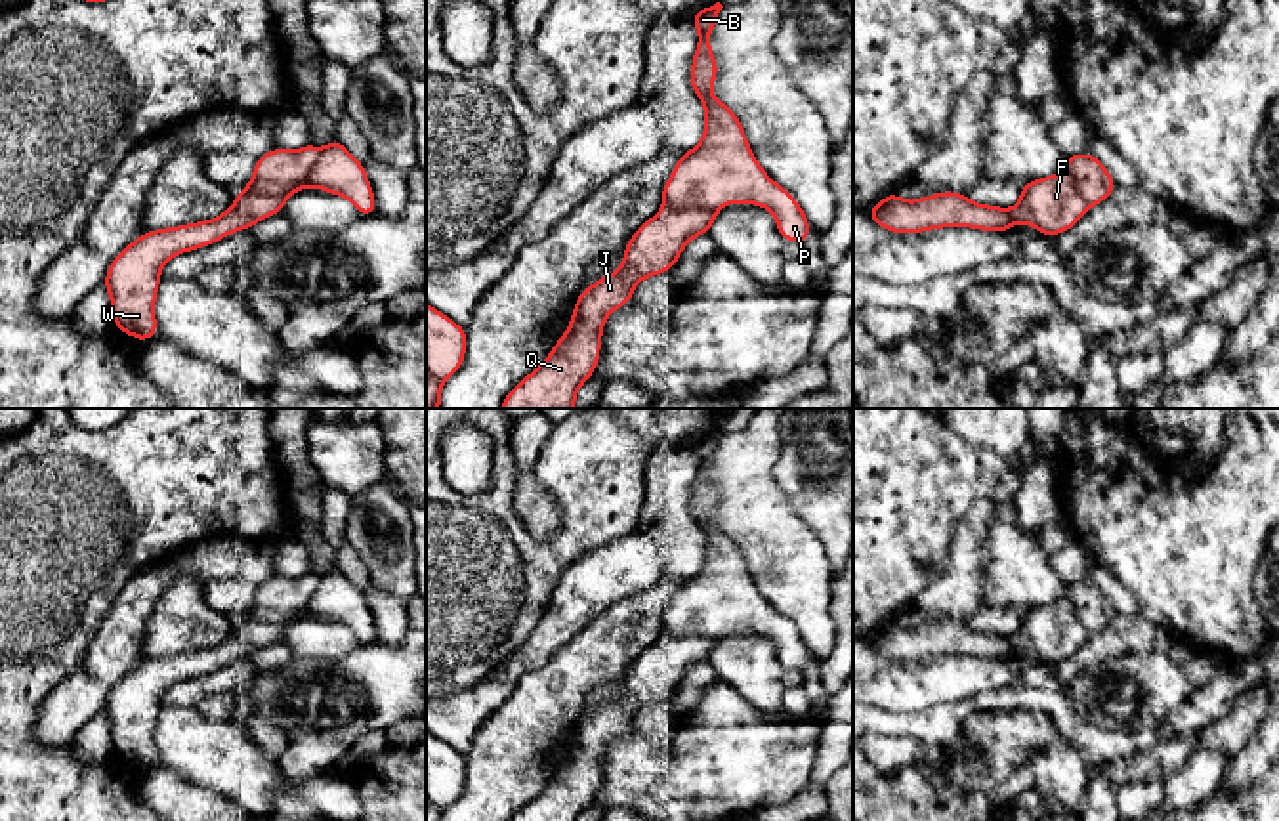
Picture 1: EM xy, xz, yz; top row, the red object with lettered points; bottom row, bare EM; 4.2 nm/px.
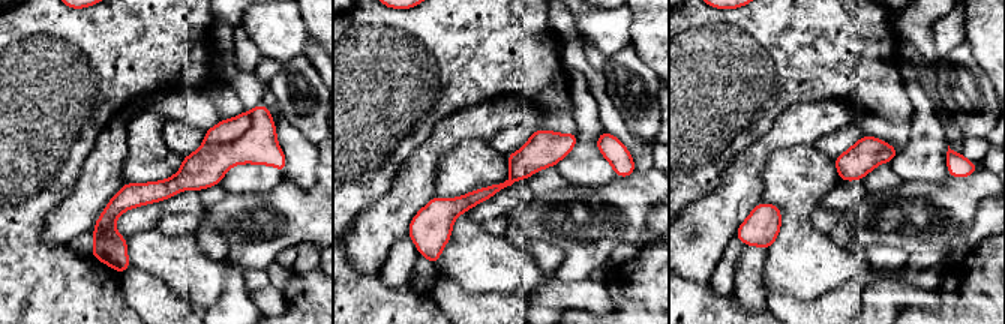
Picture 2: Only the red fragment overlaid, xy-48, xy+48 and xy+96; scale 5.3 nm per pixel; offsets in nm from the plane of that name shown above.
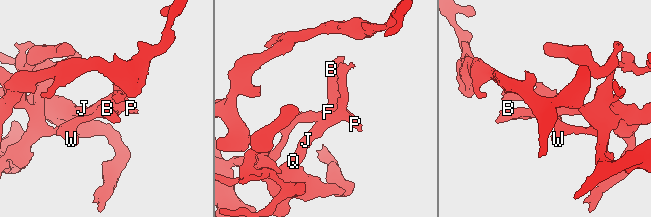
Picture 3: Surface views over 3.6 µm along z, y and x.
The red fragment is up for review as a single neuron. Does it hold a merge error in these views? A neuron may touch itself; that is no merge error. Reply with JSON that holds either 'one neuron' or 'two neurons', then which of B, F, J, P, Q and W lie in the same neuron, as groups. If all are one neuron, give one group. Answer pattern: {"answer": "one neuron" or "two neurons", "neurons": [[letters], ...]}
{"answer": "two neurons", "neurons": [["B", "F", "P", "W"], ["J", "Q"]]}

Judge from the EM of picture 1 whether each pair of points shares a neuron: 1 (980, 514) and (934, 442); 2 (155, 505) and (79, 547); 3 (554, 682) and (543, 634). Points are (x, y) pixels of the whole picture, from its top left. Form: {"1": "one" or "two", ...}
{"1": "two", "2": "one", "3": "two"}

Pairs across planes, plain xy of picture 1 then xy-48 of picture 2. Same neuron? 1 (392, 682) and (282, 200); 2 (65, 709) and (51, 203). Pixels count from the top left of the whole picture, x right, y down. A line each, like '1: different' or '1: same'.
1: same
2: different

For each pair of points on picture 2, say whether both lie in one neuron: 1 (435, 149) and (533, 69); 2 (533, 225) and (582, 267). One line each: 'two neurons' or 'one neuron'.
1: two neurons
2: one neuron

